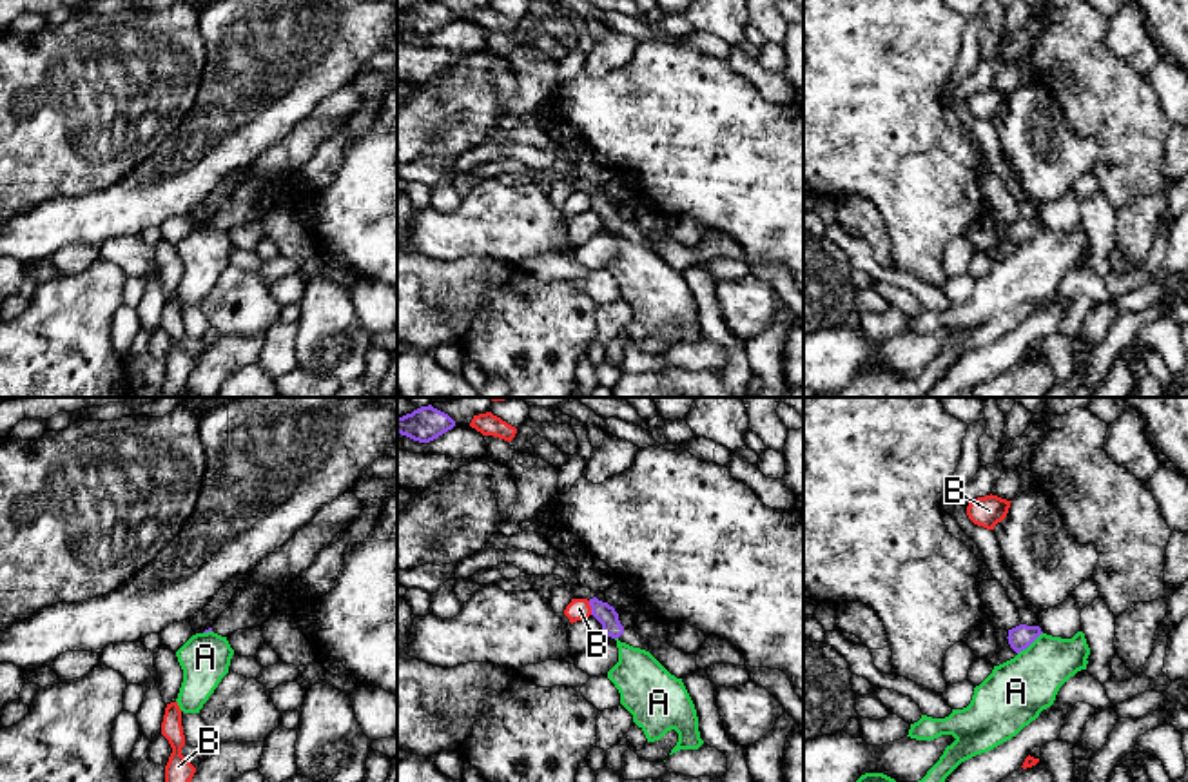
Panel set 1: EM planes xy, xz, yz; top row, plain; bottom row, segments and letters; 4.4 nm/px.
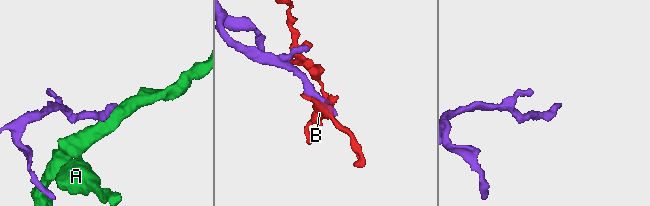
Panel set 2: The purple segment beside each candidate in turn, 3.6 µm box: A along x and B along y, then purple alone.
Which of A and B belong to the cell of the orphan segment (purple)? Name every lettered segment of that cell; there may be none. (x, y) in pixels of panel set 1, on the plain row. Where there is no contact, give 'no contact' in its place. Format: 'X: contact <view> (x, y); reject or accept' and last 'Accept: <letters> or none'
A: contact yz (1029, 238); reject
B: contact xz (592, 202); reject
Accept: none

